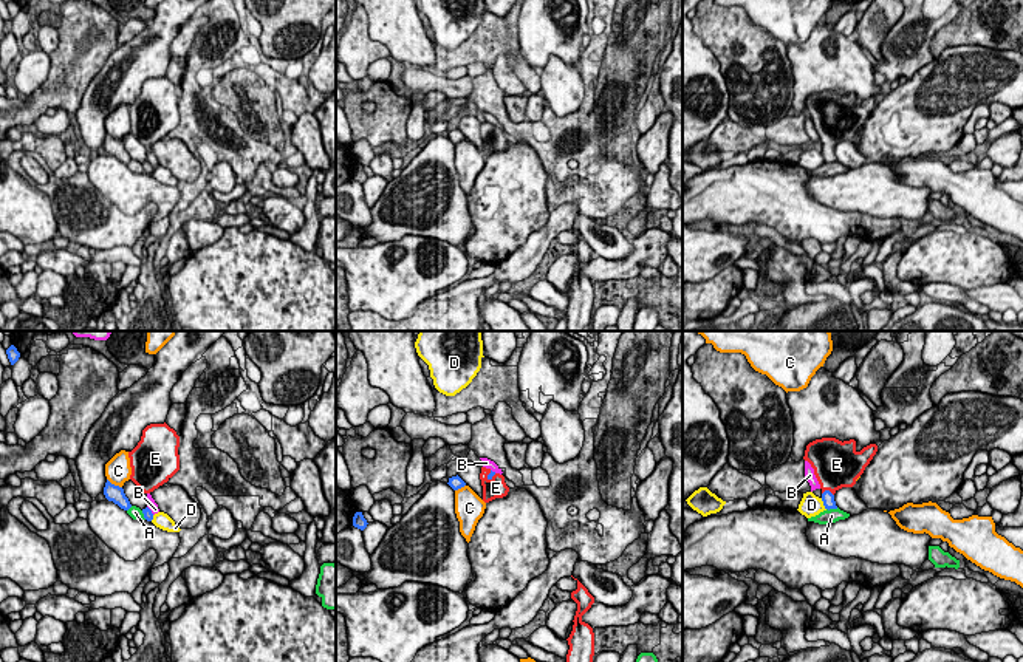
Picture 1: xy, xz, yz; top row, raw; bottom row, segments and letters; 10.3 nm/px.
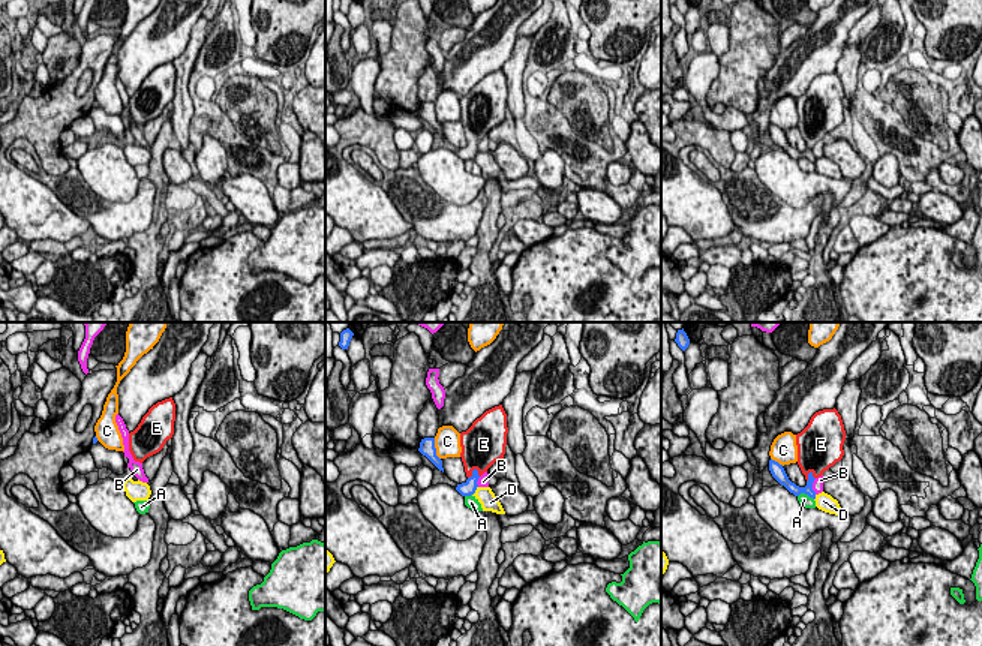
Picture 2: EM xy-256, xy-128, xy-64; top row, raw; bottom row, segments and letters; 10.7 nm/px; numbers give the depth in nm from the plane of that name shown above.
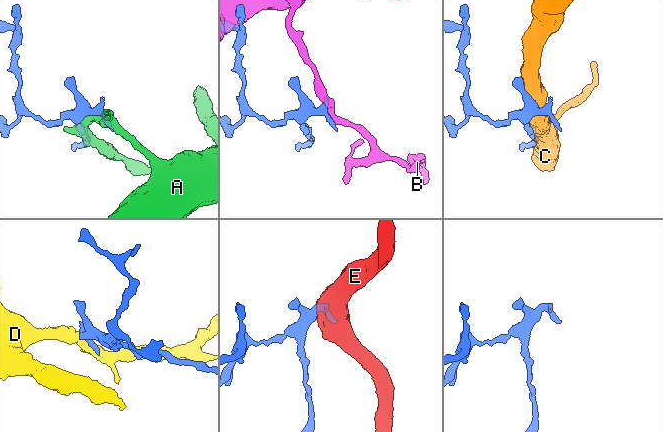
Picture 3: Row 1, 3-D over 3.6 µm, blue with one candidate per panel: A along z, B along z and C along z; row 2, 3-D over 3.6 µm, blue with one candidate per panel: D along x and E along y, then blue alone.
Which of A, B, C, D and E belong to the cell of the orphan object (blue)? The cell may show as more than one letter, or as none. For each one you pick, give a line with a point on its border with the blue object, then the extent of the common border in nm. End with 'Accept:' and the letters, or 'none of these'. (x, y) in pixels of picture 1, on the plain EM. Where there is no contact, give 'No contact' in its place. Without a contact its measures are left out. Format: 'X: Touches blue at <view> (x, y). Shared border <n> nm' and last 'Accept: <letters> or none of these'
E: Touches blue at yz (828, 144). Shared border 130 nm
Accept: E

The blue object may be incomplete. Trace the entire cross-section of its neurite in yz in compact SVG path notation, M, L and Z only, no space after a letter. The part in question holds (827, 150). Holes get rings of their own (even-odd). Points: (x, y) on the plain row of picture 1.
M822 91L809 96L803 113L811 118L822 142L825 162L837 162L834 147L853 141L878 105L876 97L856 104L856 94Z

